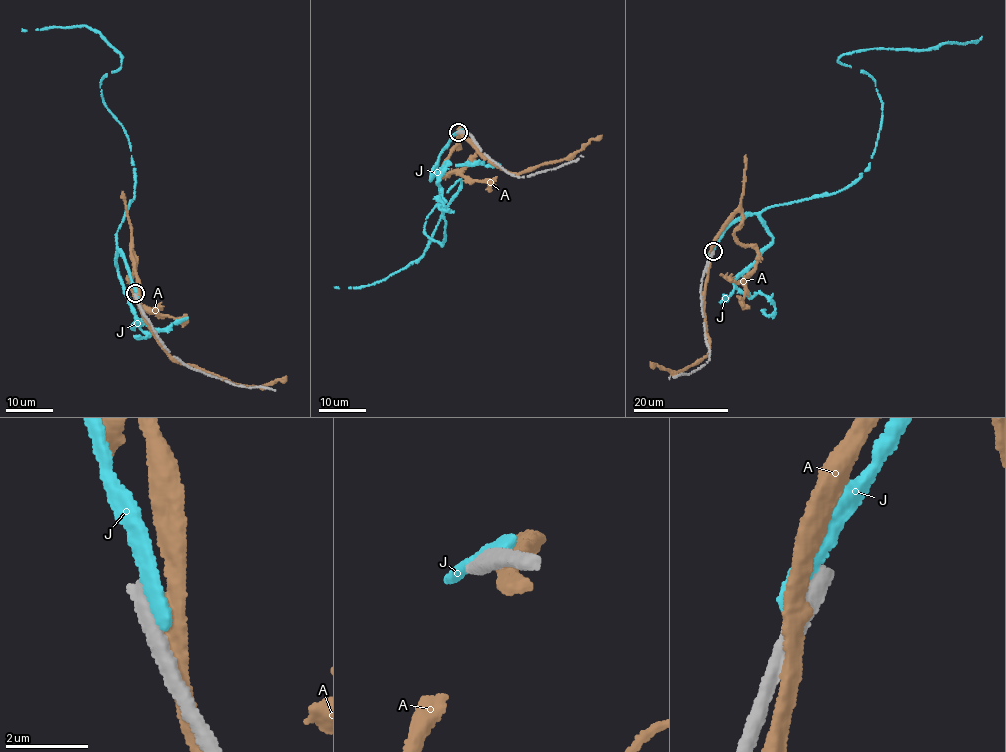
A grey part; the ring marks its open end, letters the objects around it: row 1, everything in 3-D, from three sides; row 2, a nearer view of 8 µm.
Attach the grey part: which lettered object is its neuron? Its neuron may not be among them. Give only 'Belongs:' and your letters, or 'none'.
Belongs: none

